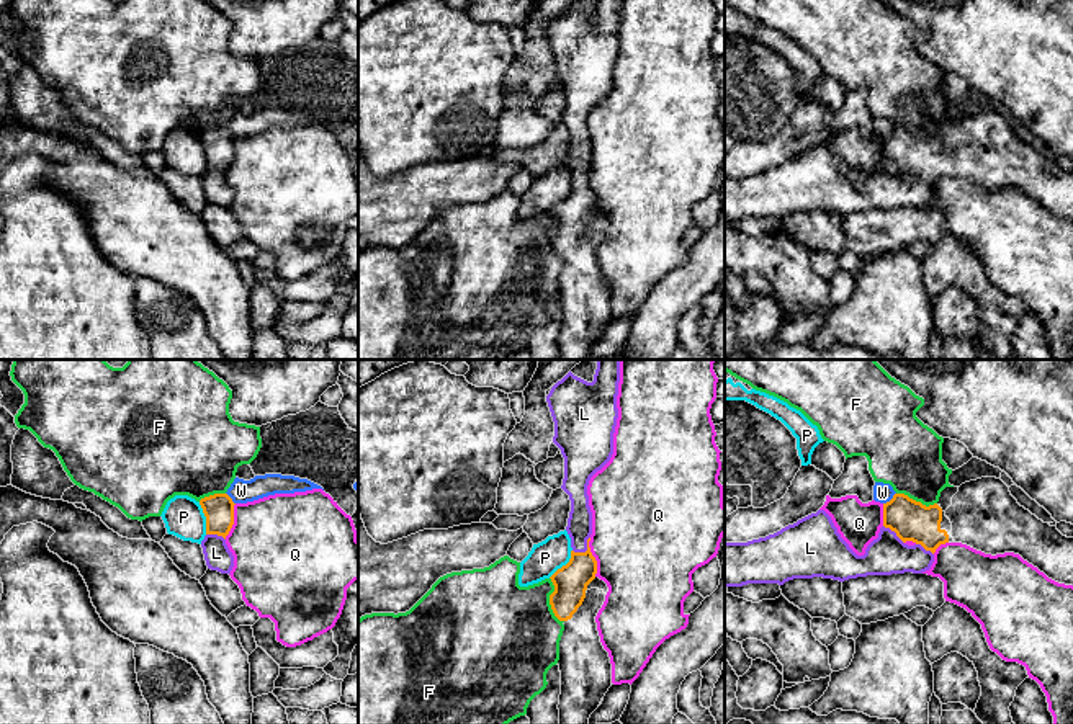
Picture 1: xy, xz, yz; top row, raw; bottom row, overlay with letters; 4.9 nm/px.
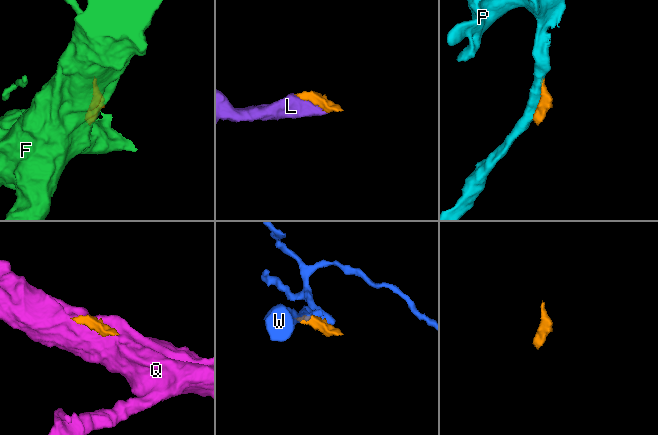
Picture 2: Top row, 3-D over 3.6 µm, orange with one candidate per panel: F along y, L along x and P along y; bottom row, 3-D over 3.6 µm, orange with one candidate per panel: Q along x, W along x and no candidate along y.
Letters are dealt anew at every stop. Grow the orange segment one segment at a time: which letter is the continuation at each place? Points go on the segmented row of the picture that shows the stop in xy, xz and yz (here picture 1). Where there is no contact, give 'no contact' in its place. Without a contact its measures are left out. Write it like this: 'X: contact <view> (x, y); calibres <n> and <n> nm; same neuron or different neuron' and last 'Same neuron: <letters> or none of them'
F: contact xz (550, 600); calibres 170 and 460 nm; different neuron
L: contact xz (588, 549); calibres 170 and 130 nm; same neuron
P: contact xy (206, 518); calibres 150 and 200 nm; different neuron
Q: contact xz (594, 558); calibres 170 and 500 nm; different neuron
W: contact yz (892, 499); calibres 200 and 100 nm; different neuron
Same neuron: L

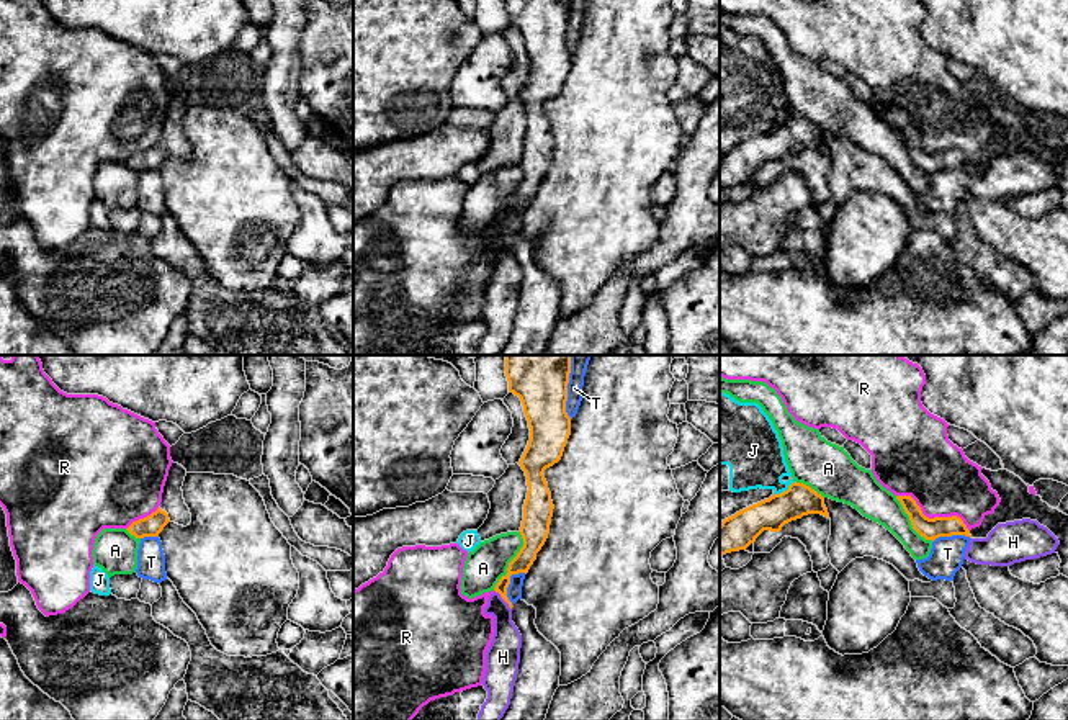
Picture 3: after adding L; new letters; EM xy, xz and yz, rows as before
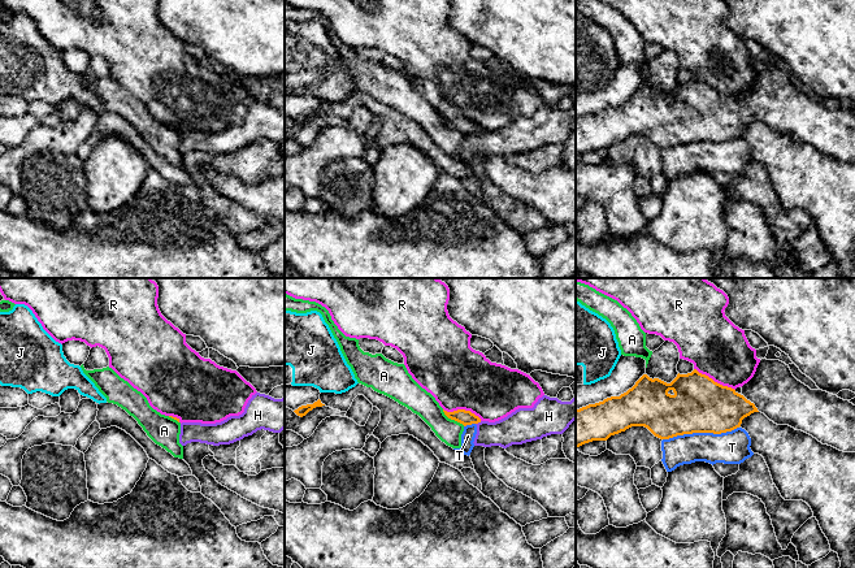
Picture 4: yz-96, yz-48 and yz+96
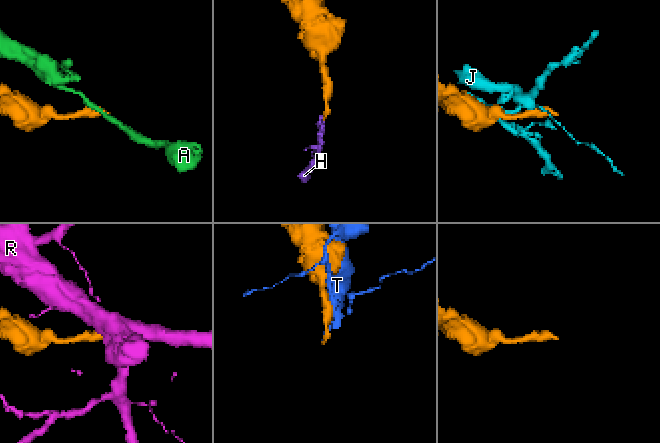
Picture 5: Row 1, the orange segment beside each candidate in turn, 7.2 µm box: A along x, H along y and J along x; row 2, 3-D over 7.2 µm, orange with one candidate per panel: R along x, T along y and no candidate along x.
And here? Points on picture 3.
A: contact xz (511, 562); calibres 140 and 190 nm; different neuron
H: contact xz (502, 598); calibres 90 and 150 nm; different neuron
J: contact yz (784, 491); calibres 160 and 280 nm; different neuron
R: contact yz (934, 517); calibres 110 and 340 nm; different neuron
T: contact xz (566, 386); calibres 320 and 100 nm; different neuron
Same neuron: none of them

